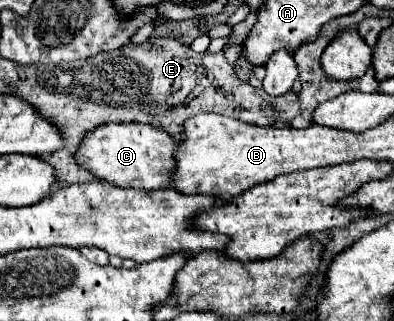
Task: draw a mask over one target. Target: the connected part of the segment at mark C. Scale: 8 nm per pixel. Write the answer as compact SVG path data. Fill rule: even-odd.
M106 123L98 127L78 149L78 163L96 177L122 187L134 189L168 189L176 171L174 153L180 147L170 133L144 123Z

